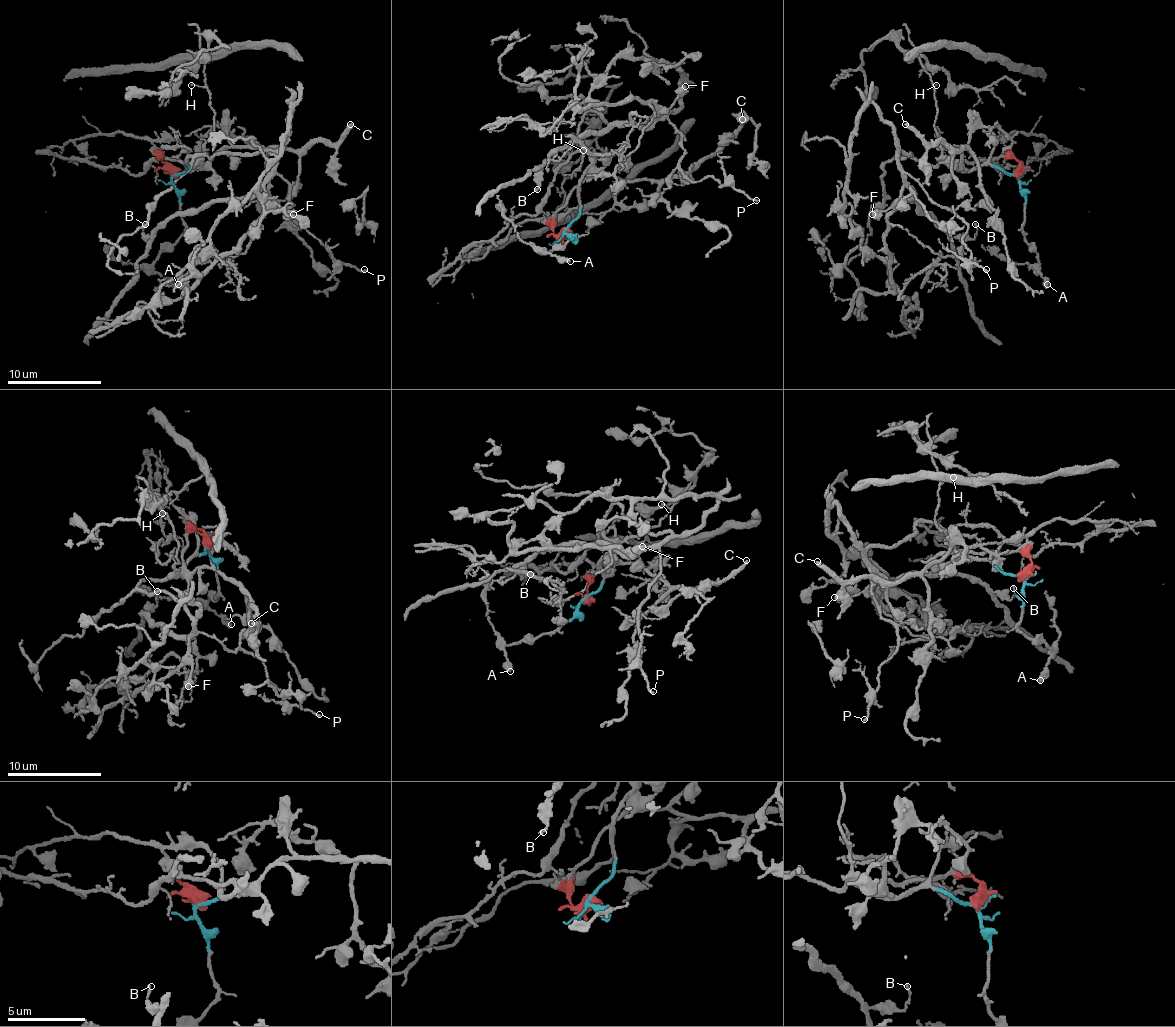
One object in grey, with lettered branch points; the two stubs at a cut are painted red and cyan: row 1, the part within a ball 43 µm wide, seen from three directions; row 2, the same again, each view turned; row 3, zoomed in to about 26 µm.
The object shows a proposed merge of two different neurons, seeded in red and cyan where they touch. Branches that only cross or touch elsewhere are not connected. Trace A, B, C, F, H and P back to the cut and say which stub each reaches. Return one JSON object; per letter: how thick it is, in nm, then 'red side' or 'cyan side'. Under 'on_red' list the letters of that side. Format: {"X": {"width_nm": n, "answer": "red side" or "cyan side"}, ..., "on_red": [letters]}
{"A": {"width_nm": 460, "answer": "cyan side"}, "B": {"width_nm": 150, "answer": "cyan side"}, "C": {"width_nm": 280, "answer": "red side"}, "F": {"width_nm": 380, "answer": "cyan side"}, "H": {"width_nm": 100, "answer": "cyan side"}, "P": {"width_nm": 190, "answer": "cyan side"}, "on_red": ["C"]}

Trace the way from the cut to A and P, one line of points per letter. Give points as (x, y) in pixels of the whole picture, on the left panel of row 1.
A: (171, 174), (183, 233), (159, 254), (152, 268), (178, 285)
P: (171, 174), (200, 162), (185, 160), (197, 155), (273, 153), (289, 191), (287, 212), (334, 259), (365, 268)

